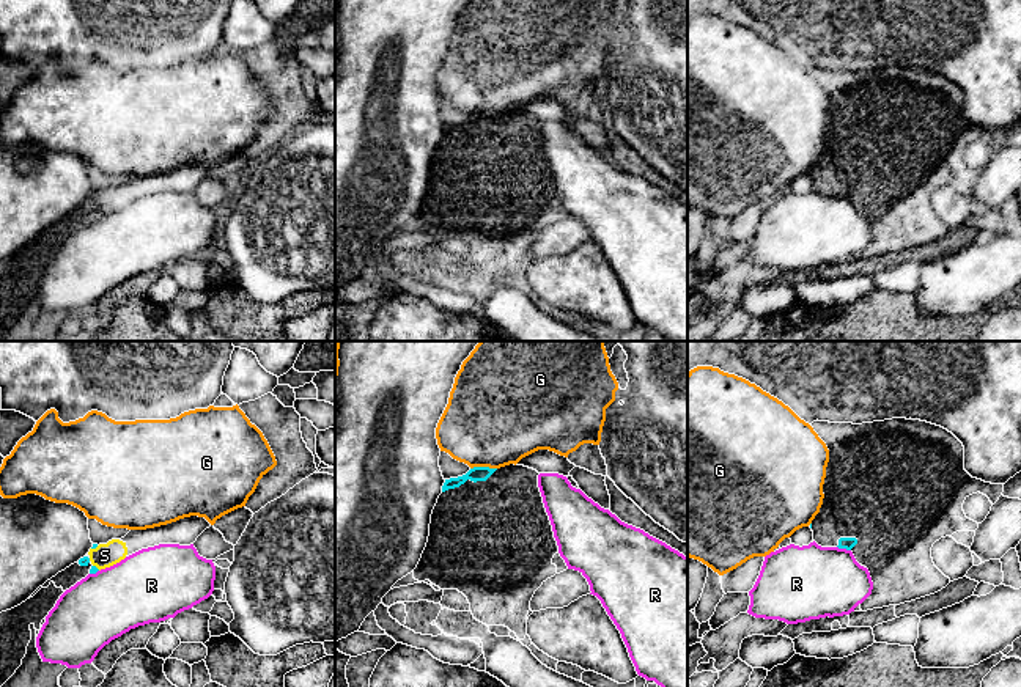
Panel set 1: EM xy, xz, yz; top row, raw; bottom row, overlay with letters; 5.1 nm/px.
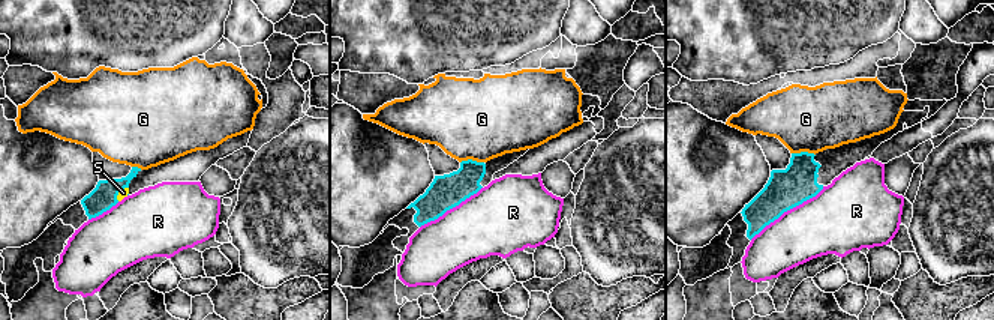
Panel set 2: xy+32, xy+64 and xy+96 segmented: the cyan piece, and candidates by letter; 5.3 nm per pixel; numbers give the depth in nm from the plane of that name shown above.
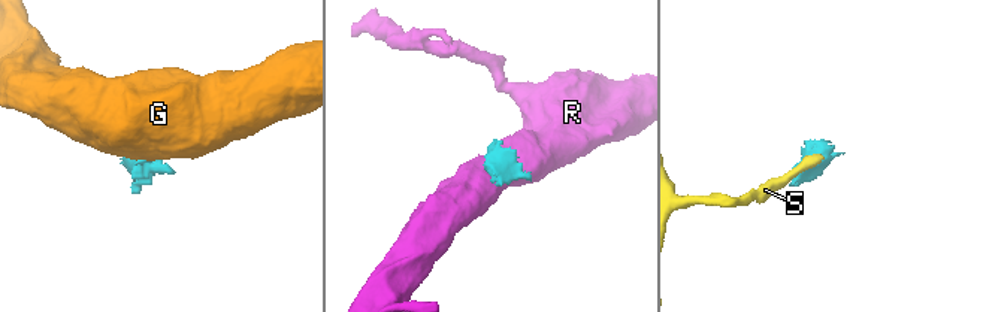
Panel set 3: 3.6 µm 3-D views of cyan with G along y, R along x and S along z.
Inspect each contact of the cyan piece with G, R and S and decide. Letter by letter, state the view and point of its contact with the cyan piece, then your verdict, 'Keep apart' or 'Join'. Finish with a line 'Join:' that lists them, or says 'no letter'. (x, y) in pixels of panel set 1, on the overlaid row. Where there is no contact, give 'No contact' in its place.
G: Touches cyan at xz (483, 467). Keep apart
R: Touches cyan at yz (844, 547). Keep apart
S: Touches cyan at xy (95, 547). Keep apart
Join: no letter

